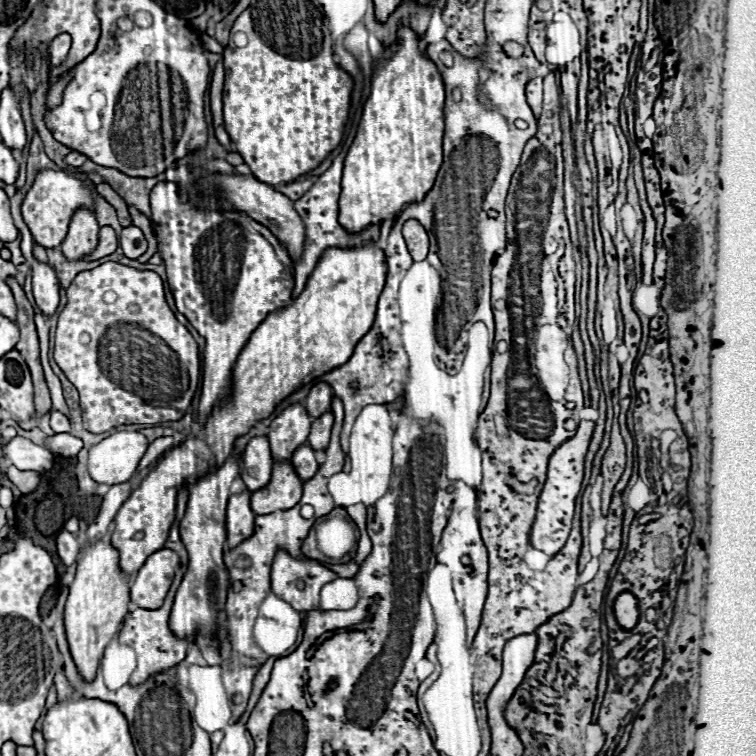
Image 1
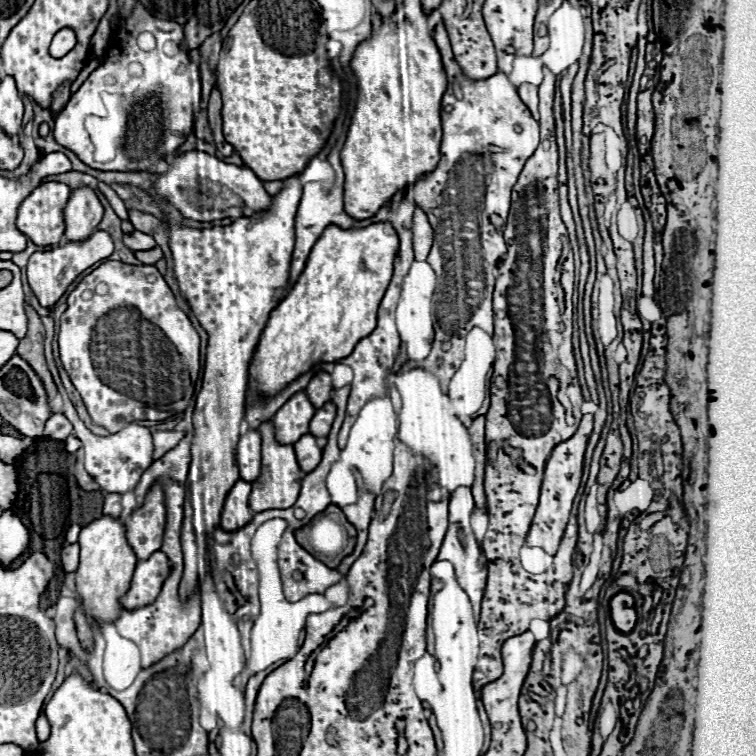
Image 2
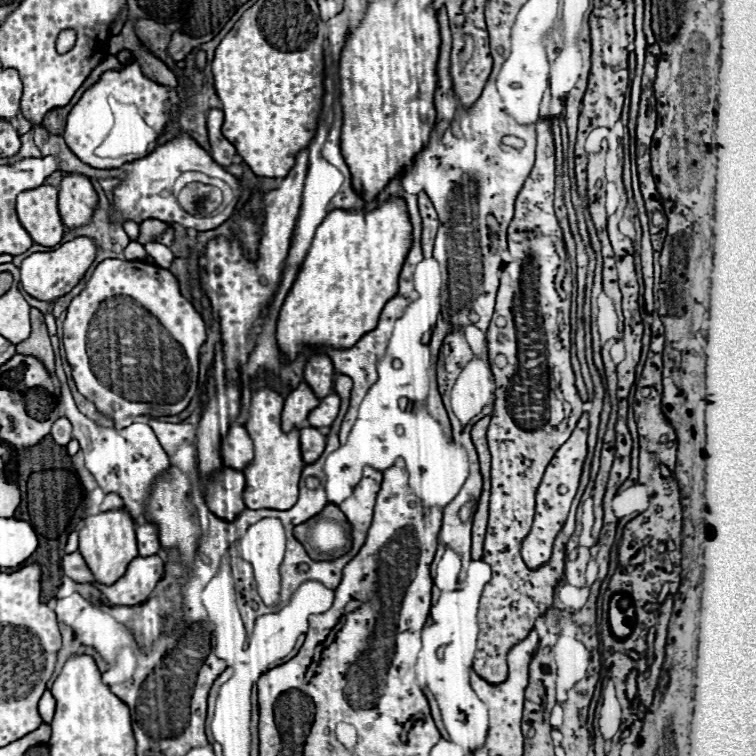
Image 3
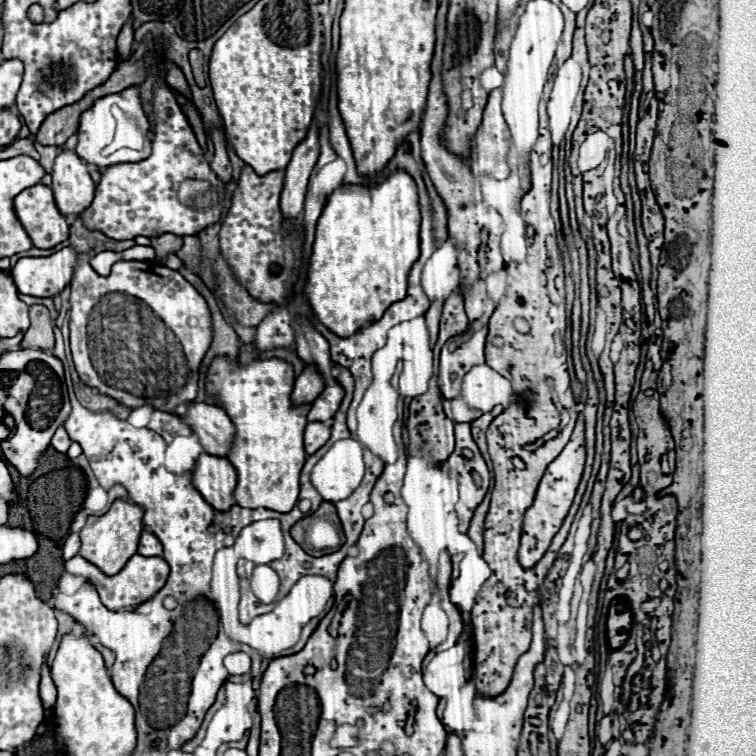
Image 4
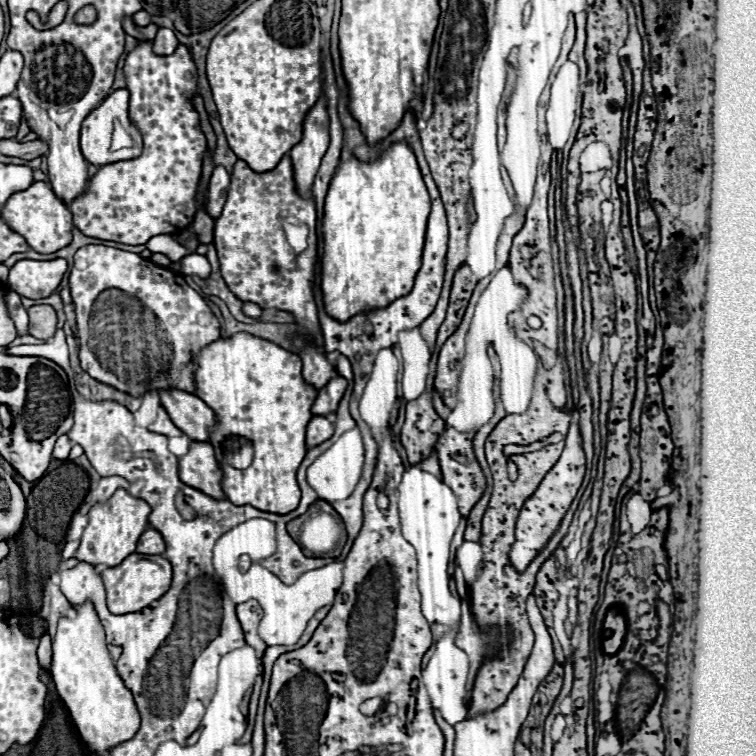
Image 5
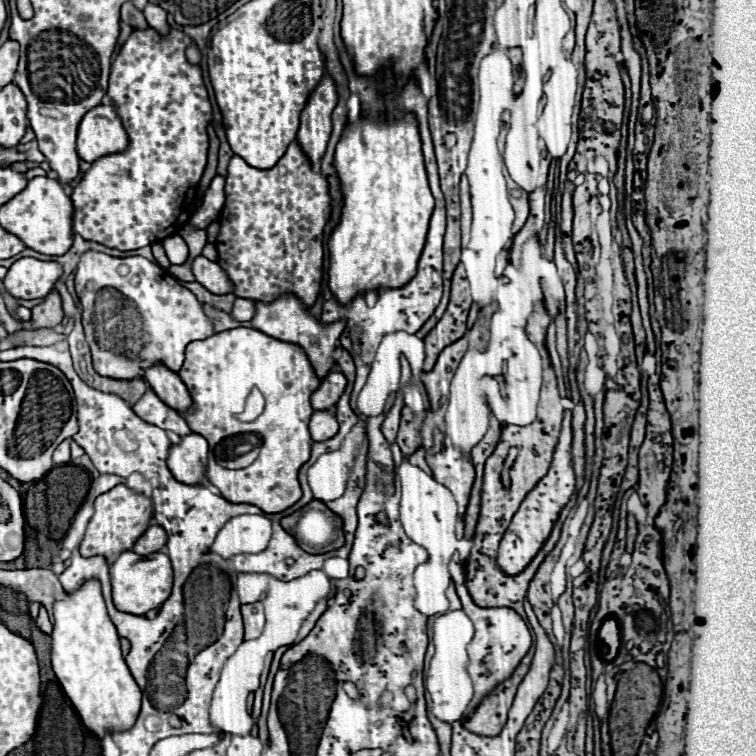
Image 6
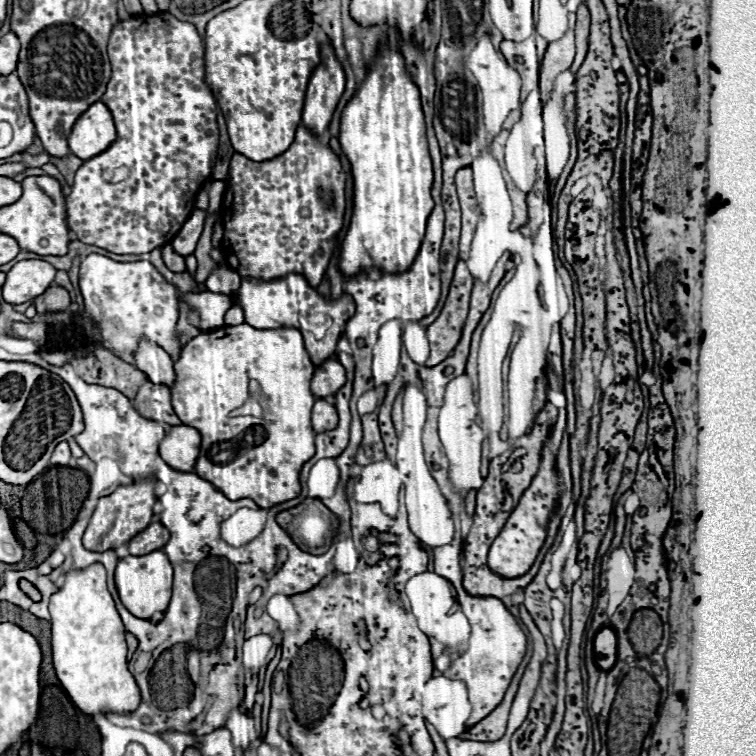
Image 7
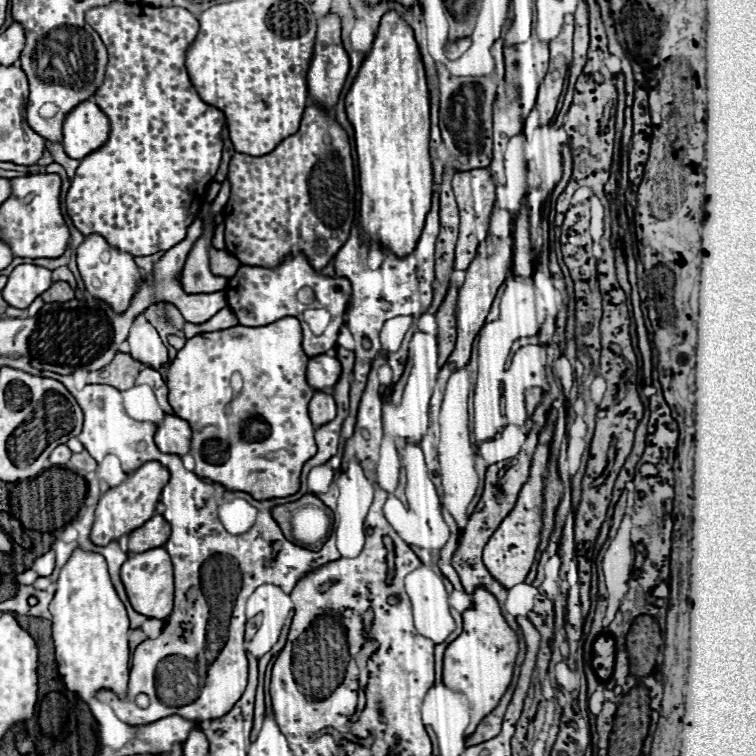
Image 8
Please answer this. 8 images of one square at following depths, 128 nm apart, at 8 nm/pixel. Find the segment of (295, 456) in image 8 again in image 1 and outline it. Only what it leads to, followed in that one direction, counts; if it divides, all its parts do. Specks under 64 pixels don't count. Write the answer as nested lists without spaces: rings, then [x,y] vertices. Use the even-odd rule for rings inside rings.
[[[278,462],[272,464],[272,478],[270,482],[252,492],[252,510],[258,514],[270,514],[276,510],[288,510],[296,506],[302,498],[302,480],[294,472],[294,466],[290,462]]]

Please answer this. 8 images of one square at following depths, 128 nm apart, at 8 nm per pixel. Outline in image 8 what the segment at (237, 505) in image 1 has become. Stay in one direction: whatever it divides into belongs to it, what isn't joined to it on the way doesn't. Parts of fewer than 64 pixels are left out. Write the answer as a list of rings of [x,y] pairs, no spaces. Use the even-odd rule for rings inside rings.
[[[164,414],[164,420],[156,428],[156,434],[154,434],[156,446],[162,452],[178,454],[178,456],[188,454],[190,438],[192,438],[192,430],[188,422],[184,422],[182,418],[176,418],[174,414]]]

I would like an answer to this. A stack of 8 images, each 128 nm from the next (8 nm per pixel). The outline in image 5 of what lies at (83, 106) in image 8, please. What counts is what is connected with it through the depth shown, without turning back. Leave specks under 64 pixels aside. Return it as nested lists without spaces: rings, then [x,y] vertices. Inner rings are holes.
[[[120,88],[114,90],[106,100],[92,110],[86,120],[82,122],[82,132],[80,132],[80,148],[84,158],[90,164],[112,164],[120,160],[130,160],[140,154],[140,144],[132,148],[122,148],[116,152],[110,152],[110,140],[112,140],[112,130],[114,130],[114,120],[118,120],[124,128],[136,130],[128,122],[128,90]]]

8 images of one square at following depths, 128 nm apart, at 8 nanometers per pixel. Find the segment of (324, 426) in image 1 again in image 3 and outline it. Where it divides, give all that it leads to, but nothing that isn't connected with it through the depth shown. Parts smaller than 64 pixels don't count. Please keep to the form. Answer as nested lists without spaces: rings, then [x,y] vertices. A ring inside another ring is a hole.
[[[330,392],[326,398],[320,400],[320,404],[310,412],[308,422],[312,428],[322,428],[322,426],[330,426],[334,422],[334,418],[338,416],[338,408],[340,408],[340,396],[336,392]]]

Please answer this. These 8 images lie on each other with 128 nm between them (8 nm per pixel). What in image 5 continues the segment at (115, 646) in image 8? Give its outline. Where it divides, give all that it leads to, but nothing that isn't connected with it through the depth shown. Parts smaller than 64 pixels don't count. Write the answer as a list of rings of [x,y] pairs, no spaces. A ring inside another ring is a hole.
[[[84,602],[74,610],[74,616],[62,616],[58,620],[58,632],[54,636],[52,654],[52,678],[58,696],[70,710],[70,716],[90,750],[102,754],[112,746],[130,740],[140,728],[140,714],[132,692],[120,678],[114,660],[108,652],[106,632],[96,614],[92,602]]]

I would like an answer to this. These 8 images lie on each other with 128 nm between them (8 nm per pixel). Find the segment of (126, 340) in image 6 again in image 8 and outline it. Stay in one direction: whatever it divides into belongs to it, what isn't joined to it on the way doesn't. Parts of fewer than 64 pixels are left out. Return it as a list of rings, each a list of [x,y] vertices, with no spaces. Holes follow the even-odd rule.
[[[90,234],[84,238],[84,242],[78,246],[78,268],[84,278],[86,290],[104,302],[108,302],[114,312],[124,312],[132,300],[132,296],[138,290],[138,282],[144,276],[140,268],[134,264],[134,256],[128,252],[120,252],[100,236],[100,234]]]

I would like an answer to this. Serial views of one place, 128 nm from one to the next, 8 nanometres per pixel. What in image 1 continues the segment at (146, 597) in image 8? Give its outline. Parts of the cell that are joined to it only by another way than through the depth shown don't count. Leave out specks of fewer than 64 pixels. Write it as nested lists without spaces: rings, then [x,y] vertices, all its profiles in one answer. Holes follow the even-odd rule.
[[[62,530],[58,534],[58,540],[56,542],[58,542],[58,556],[62,558],[62,562],[66,566],[72,566],[76,562],[78,554],[80,554],[80,542],[78,542],[78,538],[74,534]],[[162,548],[148,556],[146,564],[138,570],[132,582],[132,602],[144,606],[146,610],[156,610],[156,606],[162,606],[178,564],[180,560],[176,552],[168,548]]]

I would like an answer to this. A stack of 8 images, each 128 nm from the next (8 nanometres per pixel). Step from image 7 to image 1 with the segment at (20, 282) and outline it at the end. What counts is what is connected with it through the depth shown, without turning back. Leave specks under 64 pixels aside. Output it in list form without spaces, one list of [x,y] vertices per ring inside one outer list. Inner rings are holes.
[[[104,226],[104,228],[100,230],[100,240],[98,240],[96,250],[94,250],[92,254],[84,256],[82,260],[84,260],[84,262],[100,260],[100,258],[104,258],[104,256],[112,254],[116,248],[118,248],[118,238],[116,238],[116,232],[114,232],[110,226]],[[32,258],[30,260],[30,274],[32,274],[32,292],[34,292],[36,306],[46,316],[54,314],[54,310],[58,308],[58,292],[60,292],[60,290],[56,290],[60,280],[58,280],[54,266]]]

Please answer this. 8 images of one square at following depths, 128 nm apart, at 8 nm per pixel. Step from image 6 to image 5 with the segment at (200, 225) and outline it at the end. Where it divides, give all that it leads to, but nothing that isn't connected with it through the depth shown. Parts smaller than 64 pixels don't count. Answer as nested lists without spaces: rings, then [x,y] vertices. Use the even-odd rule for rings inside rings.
[[[216,166],[210,178],[210,186],[208,186],[208,204],[206,204],[208,216],[212,218],[220,216],[222,206],[226,202],[228,186],[230,186],[230,174],[222,166]]]

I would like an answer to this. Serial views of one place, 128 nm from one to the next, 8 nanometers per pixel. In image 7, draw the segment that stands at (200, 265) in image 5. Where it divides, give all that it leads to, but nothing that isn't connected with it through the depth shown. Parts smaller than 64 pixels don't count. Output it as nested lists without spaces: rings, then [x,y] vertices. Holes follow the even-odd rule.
[[[218,268],[210,274],[206,280],[206,288],[210,292],[220,292],[220,294],[232,294],[240,288],[240,276],[234,270],[228,268]]]

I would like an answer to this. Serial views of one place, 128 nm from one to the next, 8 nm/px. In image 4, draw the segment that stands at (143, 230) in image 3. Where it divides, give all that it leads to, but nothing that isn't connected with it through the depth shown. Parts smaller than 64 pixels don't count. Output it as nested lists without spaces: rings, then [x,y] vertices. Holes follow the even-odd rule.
[[[162,234],[152,238],[152,248],[156,250],[156,256],[162,256],[166,260],[170,254],[176,254],[182,248],[182,242],[184,240],[176,234]]]

